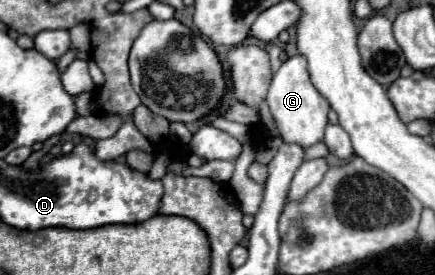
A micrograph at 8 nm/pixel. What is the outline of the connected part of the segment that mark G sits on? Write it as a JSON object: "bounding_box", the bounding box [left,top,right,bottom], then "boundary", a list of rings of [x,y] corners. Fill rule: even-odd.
{"bounding_box":[267,54,329,146],"boundary":[[[297,54],[281,64],[281,68],[275,72],[273,82],[269,86],[267,104],[271,108],[271,114],[277,122],[277,130],[283,142],[297,142],[299,146],[313,146],[315,142],[323,140],[323,132],[327,126],[327,112],[329,102],[321,92],[311,84],[305,56]]]}

